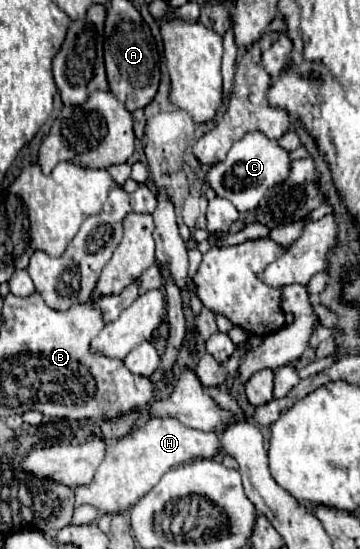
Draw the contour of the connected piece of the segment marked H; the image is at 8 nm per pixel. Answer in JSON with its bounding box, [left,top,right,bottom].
[75,417,219,513]

